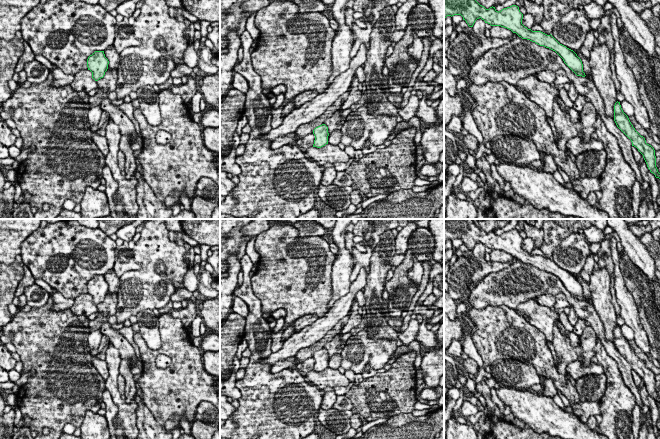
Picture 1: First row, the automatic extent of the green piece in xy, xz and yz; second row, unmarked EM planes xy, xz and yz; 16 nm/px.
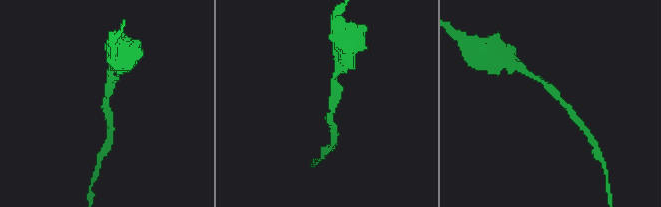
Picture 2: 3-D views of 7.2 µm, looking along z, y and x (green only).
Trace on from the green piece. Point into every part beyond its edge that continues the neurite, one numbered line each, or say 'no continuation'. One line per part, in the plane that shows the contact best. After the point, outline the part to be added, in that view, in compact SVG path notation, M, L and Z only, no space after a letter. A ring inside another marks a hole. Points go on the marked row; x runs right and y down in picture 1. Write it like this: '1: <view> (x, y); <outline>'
no continuation

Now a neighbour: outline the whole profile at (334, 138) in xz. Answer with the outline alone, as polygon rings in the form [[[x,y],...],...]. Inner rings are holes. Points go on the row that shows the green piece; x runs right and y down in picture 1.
[[[334,130],[328,136],[328,143],[331,145],[337,145],[341,142],[342,132],[341,130]]]

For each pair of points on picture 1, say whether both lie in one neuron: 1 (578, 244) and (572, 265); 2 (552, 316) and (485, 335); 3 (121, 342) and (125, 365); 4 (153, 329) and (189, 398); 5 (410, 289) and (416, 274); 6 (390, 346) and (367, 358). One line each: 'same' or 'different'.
1: same
2: different
3: different
4: different
5: different
6: same

